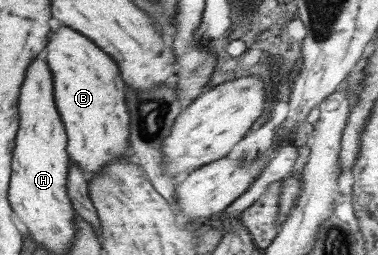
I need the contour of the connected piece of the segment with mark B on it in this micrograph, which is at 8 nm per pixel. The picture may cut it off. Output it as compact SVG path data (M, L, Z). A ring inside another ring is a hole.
M56 22L45 54L55 77L56 105L67 127L69 137L67 150L71 155L71 161L76 161L76 165L90 179L94 175L100 175L112 161L118 161L122 157L131 157L135 160L130 147L132 126L130 126L130 108L126 102L128 86L124 81L119 63L88 36L59 22Z

